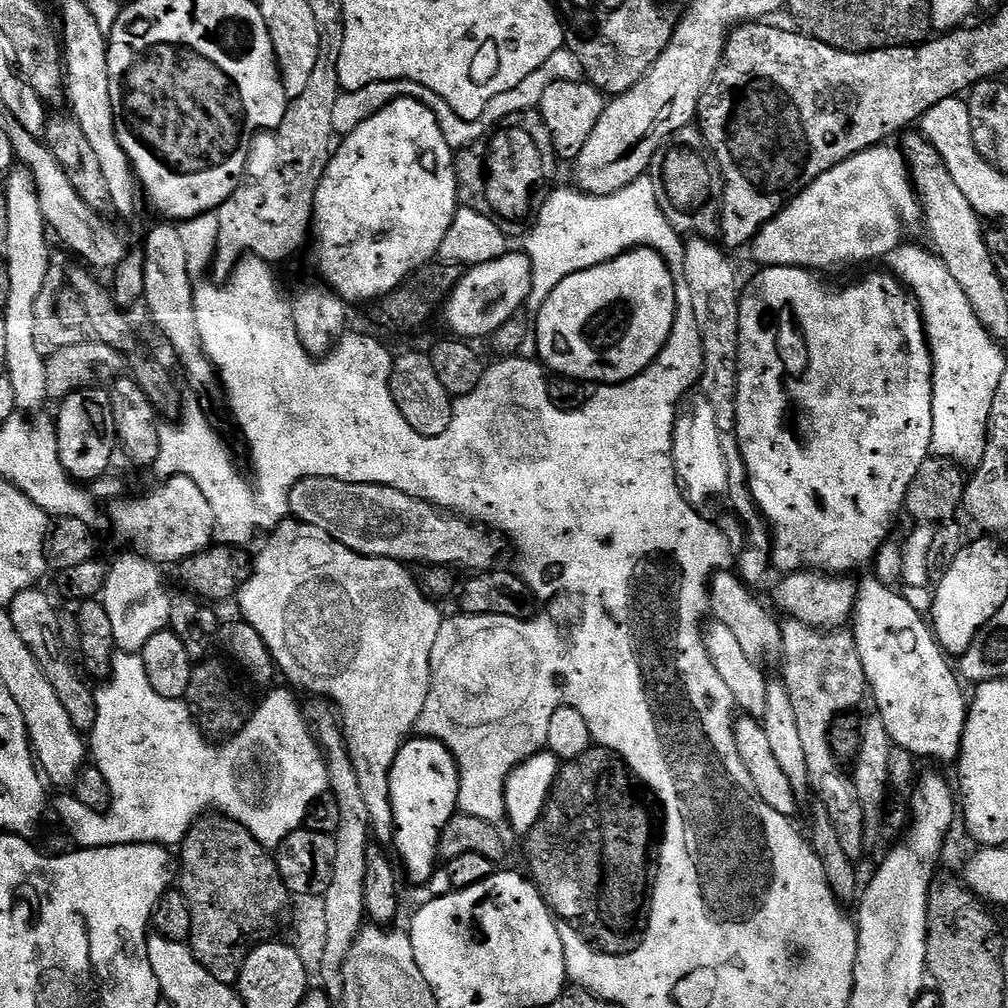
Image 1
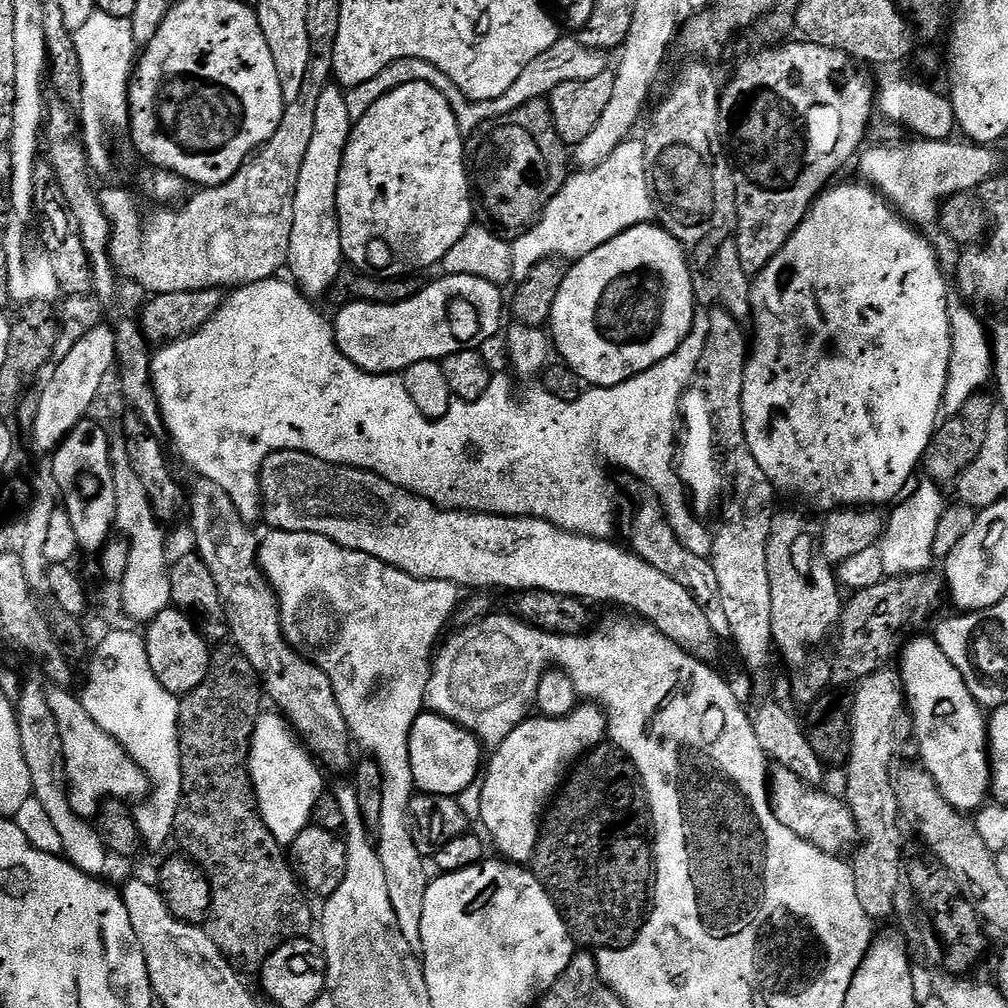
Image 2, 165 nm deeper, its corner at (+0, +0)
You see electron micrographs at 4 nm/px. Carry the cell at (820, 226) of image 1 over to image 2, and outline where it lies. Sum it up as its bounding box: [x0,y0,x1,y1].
[859,138,1000,226]

